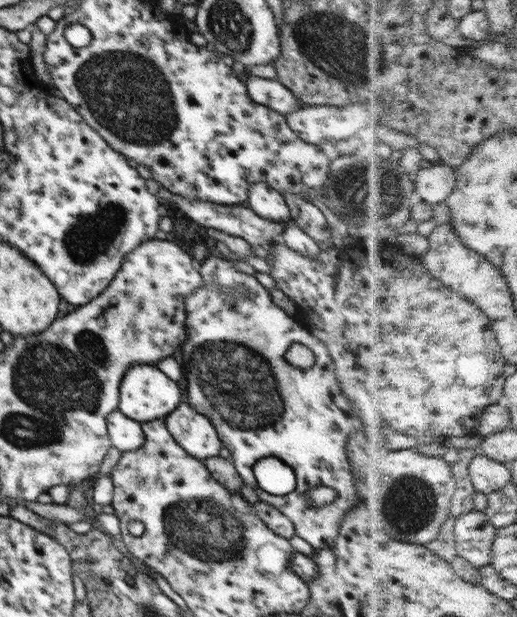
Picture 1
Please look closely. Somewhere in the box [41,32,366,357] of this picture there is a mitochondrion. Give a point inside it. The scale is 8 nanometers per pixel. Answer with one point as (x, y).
(127, 96)

